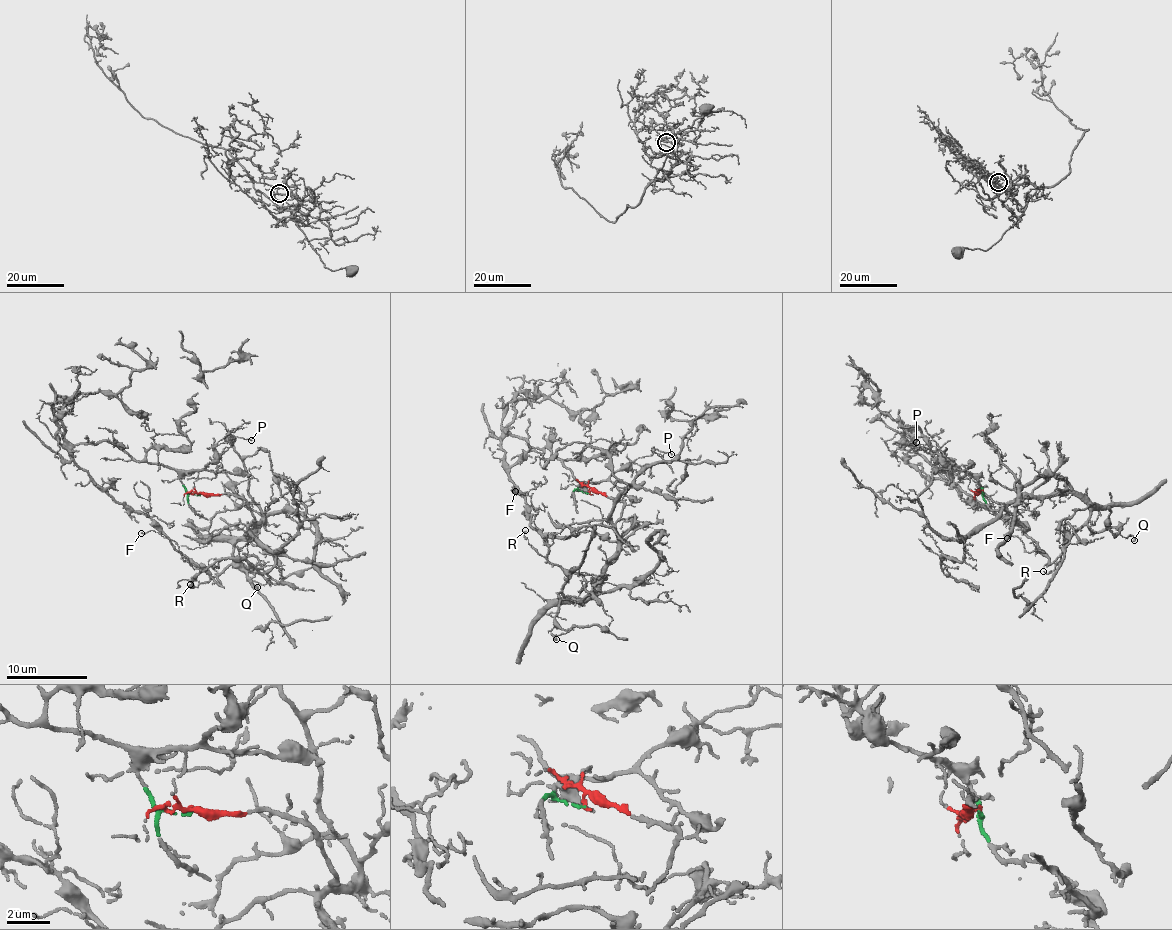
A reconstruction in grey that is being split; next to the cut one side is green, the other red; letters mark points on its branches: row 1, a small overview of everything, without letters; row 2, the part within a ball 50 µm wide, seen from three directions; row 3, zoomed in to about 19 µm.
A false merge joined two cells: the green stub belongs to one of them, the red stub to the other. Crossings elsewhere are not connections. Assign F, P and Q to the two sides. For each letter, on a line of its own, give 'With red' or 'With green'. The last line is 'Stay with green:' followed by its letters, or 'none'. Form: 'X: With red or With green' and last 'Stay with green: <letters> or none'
F: With green
P: With green
Q: With red
Stay with green: F, P

